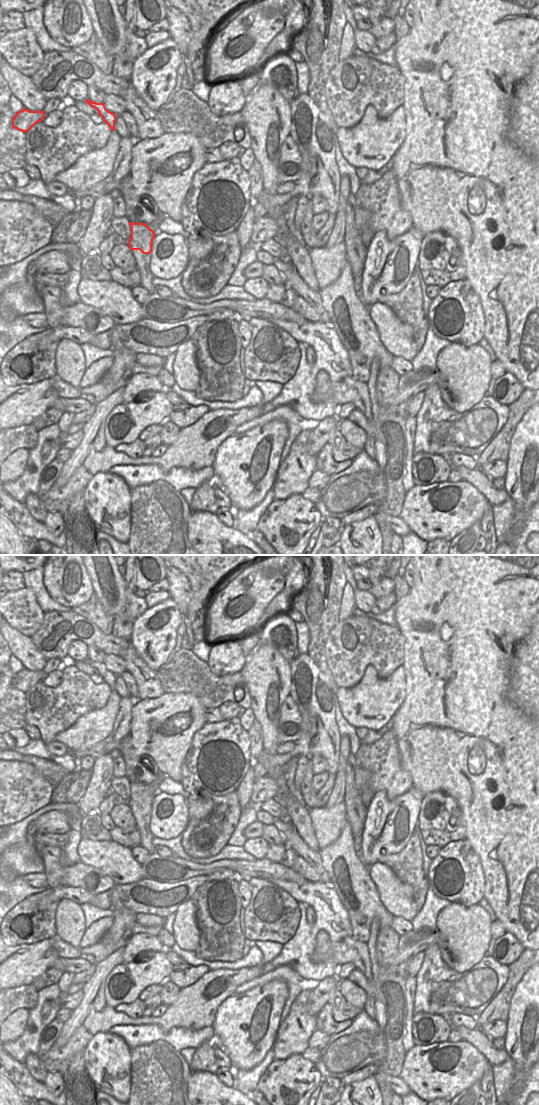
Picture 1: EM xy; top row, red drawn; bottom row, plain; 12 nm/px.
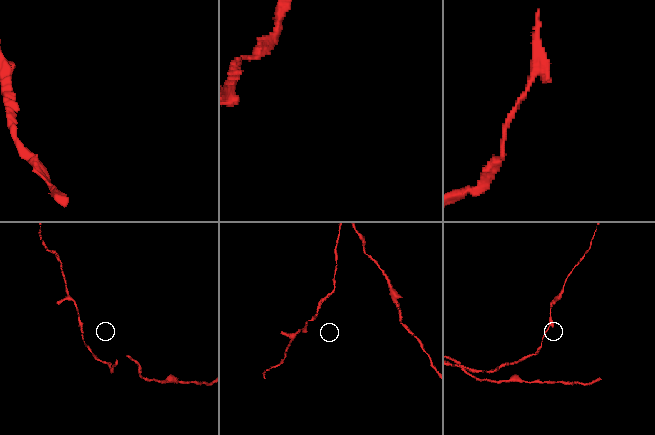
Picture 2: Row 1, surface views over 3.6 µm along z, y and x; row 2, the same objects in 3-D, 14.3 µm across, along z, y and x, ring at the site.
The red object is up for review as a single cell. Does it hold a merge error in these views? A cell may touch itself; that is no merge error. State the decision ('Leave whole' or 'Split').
Leave whole

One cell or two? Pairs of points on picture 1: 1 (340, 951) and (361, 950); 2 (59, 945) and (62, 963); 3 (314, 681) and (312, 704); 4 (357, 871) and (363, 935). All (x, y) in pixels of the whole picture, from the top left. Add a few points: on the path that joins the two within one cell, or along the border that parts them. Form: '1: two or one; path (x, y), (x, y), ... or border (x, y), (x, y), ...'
1: one; path (345, 951), (356, 951)
2: two; border (58, 957), (81, 957)
3: one; path (313, 687), (313, 698)
4: one; path (357, 887), (360, 897), (360, 919)

